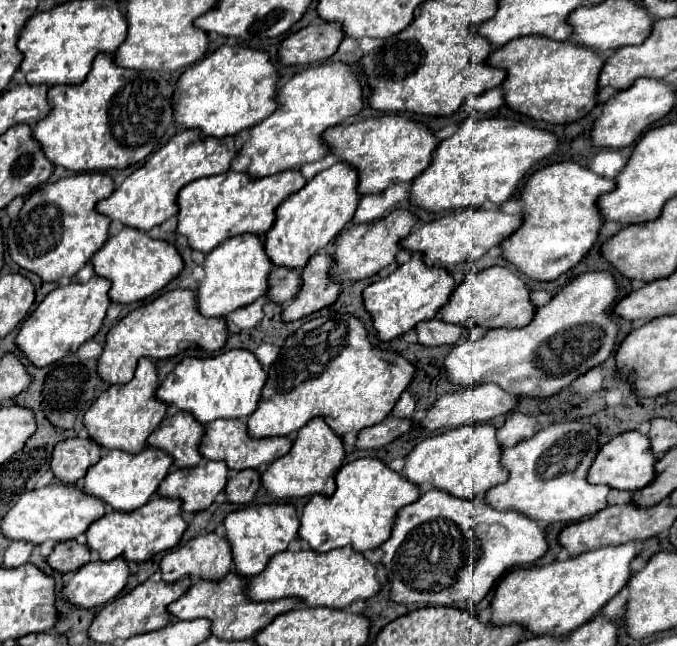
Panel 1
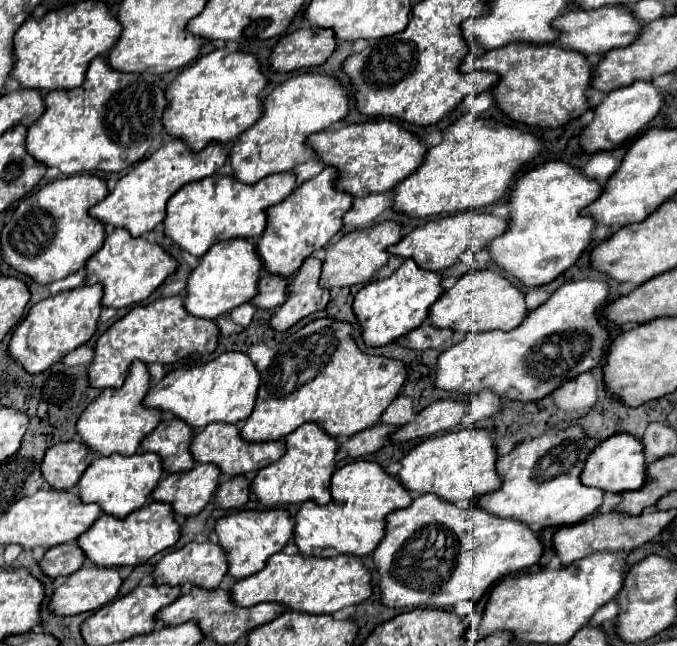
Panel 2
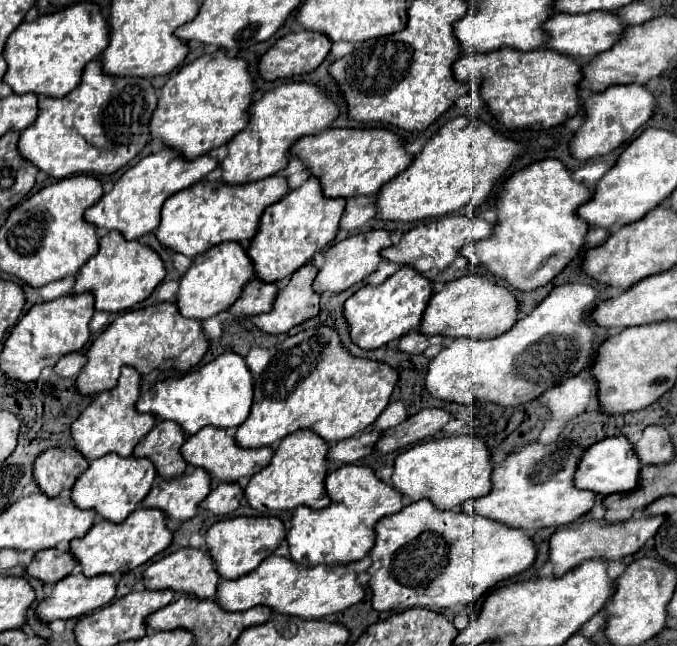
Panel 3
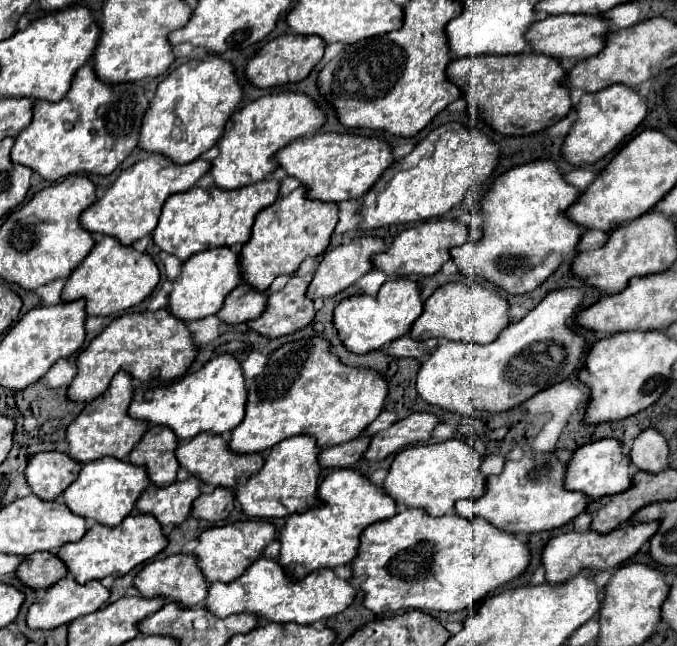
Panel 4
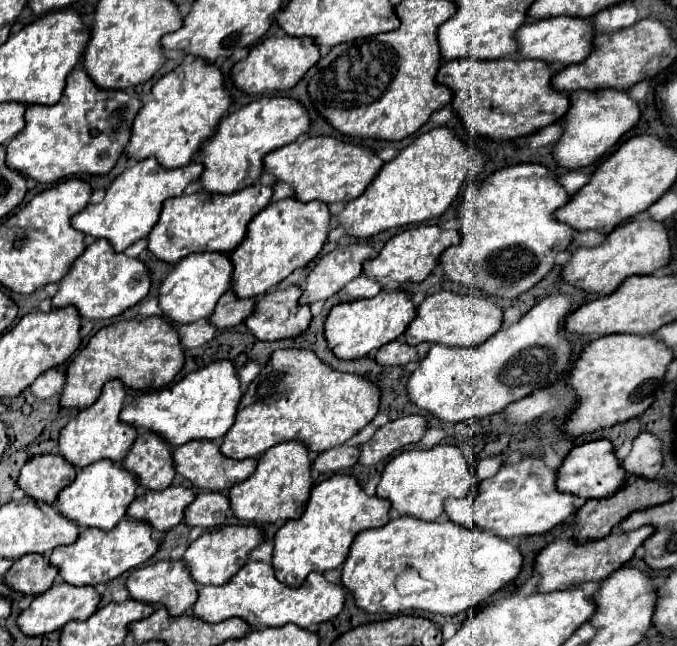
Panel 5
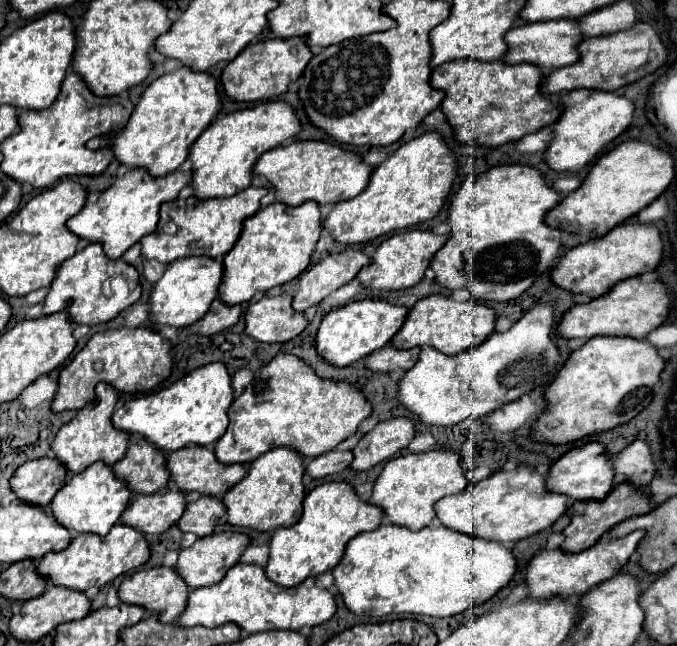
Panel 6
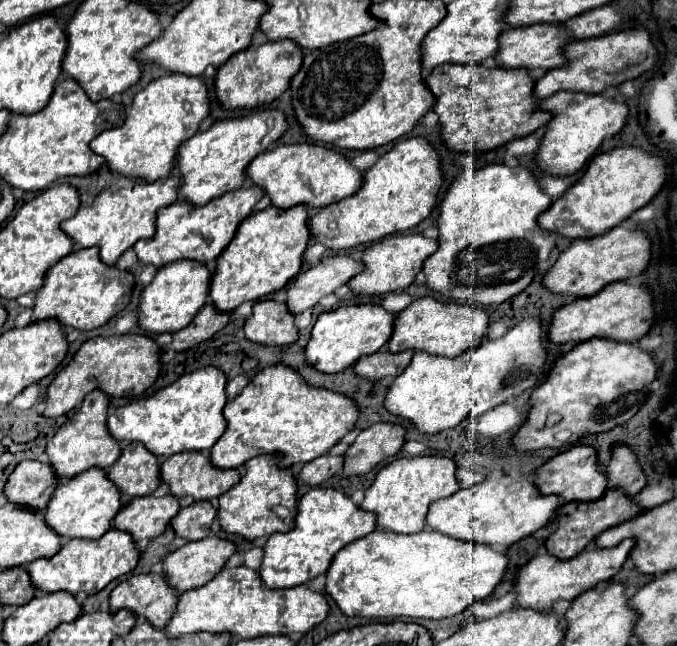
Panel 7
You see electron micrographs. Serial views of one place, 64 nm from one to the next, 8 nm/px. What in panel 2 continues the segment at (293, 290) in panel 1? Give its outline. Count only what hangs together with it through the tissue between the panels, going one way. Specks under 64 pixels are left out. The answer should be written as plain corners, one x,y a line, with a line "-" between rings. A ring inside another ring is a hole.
262,272
262,276
258,280
258,292
248,304
262,308
262,310
278,308
286,300
286,284
288,282
290,282
288,278

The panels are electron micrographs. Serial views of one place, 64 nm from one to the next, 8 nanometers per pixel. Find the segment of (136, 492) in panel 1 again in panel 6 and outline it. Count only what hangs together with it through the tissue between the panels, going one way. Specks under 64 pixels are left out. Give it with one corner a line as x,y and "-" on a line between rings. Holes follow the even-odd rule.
92,464
90,468
86,468
86,472
72,476
56,492
56,496
50,502
50,510
52,510
54,520
60,526
68,528
70,532
106,536
110,532
110,528
118,522
128,500
130,500
130,490
128,490
126,482
120,482
112,474
112,468
108,468
106,464

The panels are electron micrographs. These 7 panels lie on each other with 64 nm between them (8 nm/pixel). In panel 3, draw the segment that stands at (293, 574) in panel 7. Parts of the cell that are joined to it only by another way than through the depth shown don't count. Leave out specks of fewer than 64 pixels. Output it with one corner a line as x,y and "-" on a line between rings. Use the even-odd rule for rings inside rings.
346,464
336,468
326,476
324,488
330,496
330,506
314,512
310,512
310,508
296,508
292,514
292,526
286,532
290,560
302,566
348,564
364,558
370,550
370,544
374,544
370,528
374,528
378,518
402,510
402,496
398,496
394,488
378,480
366,466

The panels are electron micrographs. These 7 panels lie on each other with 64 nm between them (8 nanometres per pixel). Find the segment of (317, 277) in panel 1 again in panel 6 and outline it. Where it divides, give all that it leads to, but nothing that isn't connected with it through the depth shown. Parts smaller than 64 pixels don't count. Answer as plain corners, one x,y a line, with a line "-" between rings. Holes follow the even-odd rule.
262,296
248,306
246,334
258,342
288,342
304,328
306,318
294,312
292,296

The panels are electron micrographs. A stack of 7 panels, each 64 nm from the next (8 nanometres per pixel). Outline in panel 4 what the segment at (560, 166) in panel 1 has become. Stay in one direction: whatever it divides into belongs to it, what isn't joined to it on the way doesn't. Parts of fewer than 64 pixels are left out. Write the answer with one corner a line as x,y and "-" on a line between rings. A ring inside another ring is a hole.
536,160
536,162
516,166
512,170
506,170
504,174
494,178
492,186
486,190
480,202
482,222
476,228
482,230
482,236
474,242
474,256
466,258
466,244
462,244
450,250
452,262
458,266
460,274
470,278
480,276
486,282
494,284
496,288
506,290
508,294
526,294
538,288
562,264
562,256
572,252
580,240
582,228
578,224
572,224
564,216
564,210
568,210
568,206
574,204
578,196
580,196
580,190
570,186
558,172
558,166
550,160

